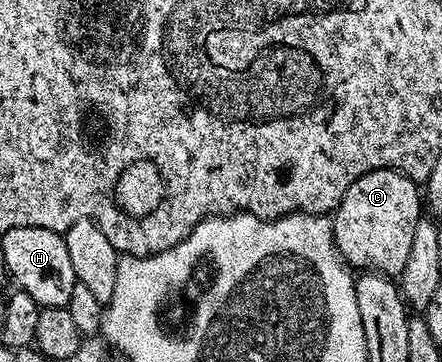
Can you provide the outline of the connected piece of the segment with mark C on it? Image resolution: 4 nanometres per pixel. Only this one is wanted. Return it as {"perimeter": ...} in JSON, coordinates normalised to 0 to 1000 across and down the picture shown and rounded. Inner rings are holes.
{"perimeter":[[[855,467],[817,483],[753,580],[753,649],[767,707],[796,746],[898,760],[925,715],[934,638],[952,597],[952,522],[914,478]]]}

